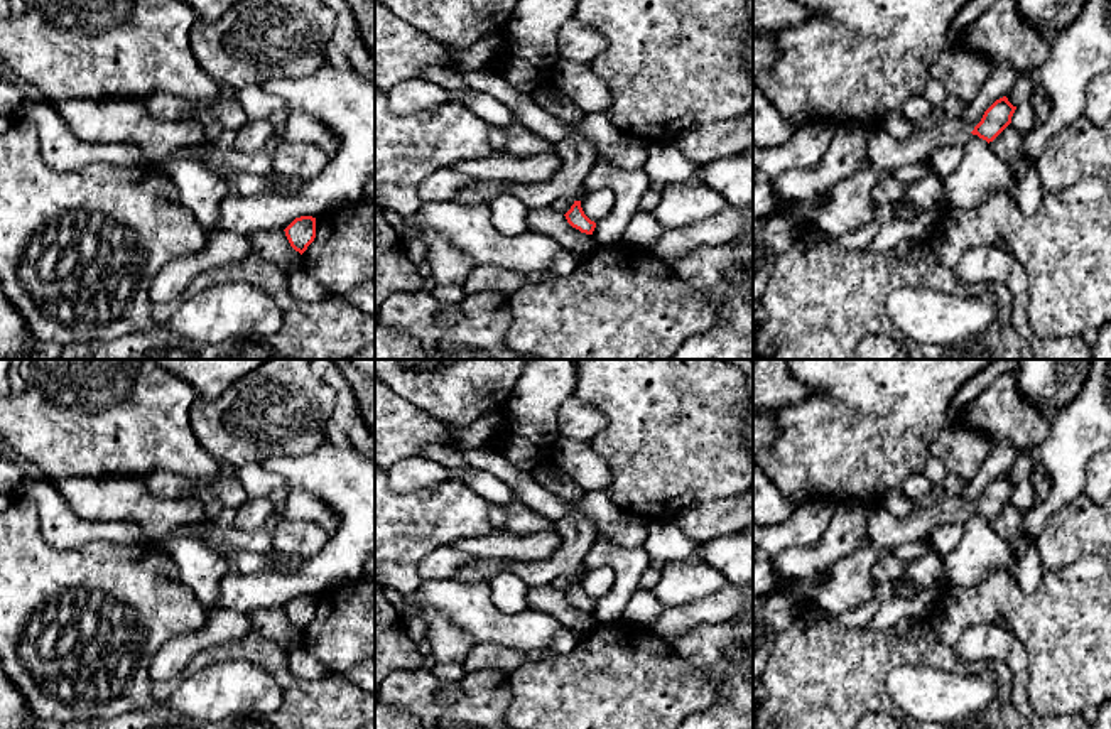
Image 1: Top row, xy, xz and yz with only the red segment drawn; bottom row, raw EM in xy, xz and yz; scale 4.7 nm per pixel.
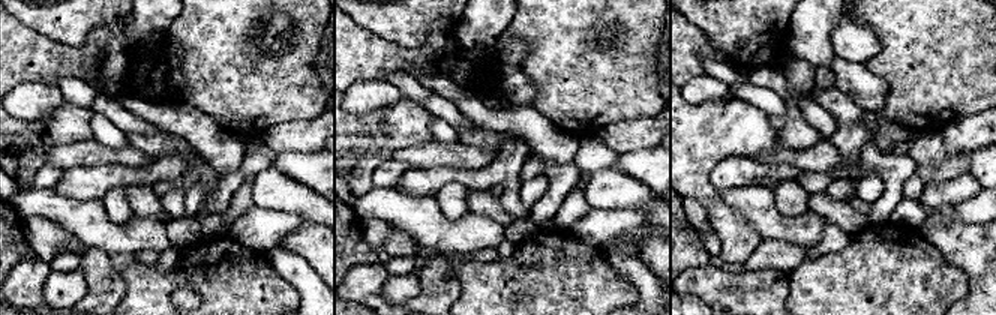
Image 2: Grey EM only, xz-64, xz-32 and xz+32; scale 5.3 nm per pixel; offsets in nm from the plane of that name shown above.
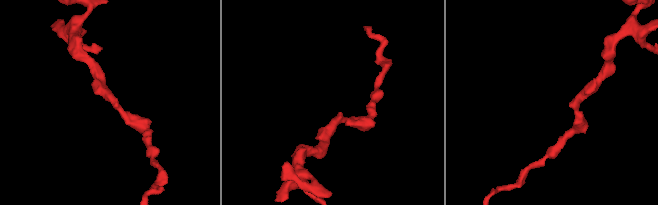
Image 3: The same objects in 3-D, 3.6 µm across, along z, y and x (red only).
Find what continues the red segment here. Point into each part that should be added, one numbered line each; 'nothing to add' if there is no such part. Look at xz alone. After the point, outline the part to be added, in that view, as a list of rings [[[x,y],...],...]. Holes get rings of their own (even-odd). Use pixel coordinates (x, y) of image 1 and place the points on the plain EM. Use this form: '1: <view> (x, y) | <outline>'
1: xz (576, 530) | [[[557,464],[537,466],[532,478],[547,491],[574,505],[574,508],[557,523],[561,547],[557,552],[535,562],[518,562],[507,559],[488,559],[461,567],[453,580],[464,584],[490,584],[496,575],[512,572],[528,587],[549,586],[559,575],[581,579],[584,575],[584,557],[589,552],[598,530],[589,516],[576,508],[588,493]]]

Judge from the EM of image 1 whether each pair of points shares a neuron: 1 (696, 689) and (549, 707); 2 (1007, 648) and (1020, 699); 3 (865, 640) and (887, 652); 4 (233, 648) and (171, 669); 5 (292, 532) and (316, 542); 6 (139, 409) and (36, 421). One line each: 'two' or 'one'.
1: one
2: one
3: one
4: two
5: one
6: one

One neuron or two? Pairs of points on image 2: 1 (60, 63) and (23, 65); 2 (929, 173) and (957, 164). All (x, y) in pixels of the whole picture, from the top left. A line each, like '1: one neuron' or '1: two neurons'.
1: one neuron
2: one neuron

